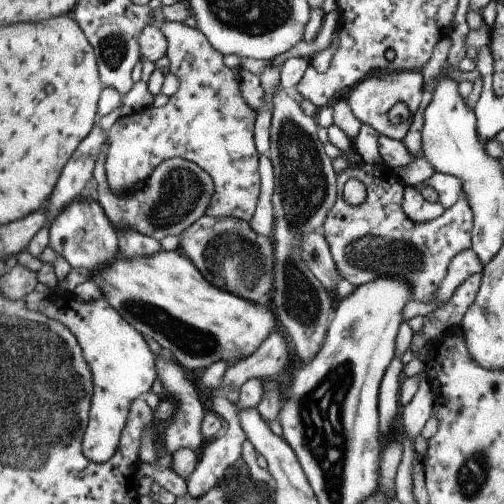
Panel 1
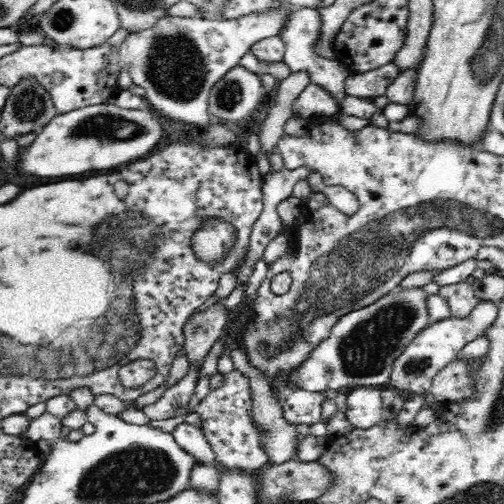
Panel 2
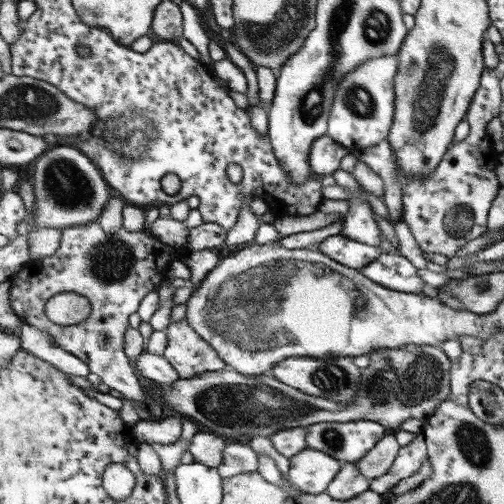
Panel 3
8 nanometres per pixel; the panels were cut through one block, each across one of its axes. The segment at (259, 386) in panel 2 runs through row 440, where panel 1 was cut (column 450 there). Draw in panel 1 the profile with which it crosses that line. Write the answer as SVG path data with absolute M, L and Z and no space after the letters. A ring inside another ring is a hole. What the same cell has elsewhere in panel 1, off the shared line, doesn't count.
M473 250L457 252L453 256L453 260L449 262L449 268L447 268L447 274L445 274L441 286L437 286L437 294L433 296L433 300L447 302L465 278L469 278L471 274L481 274L481 270L483 270L483 266L477 262L477 256L473 254Z

